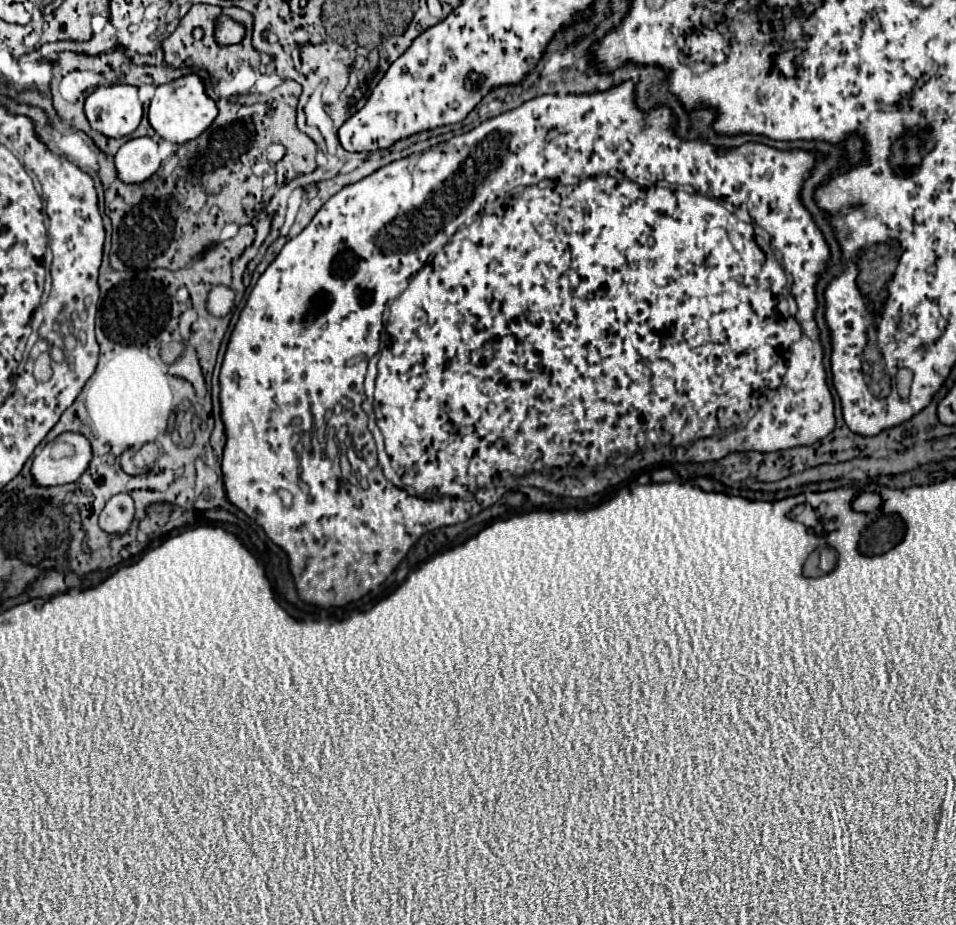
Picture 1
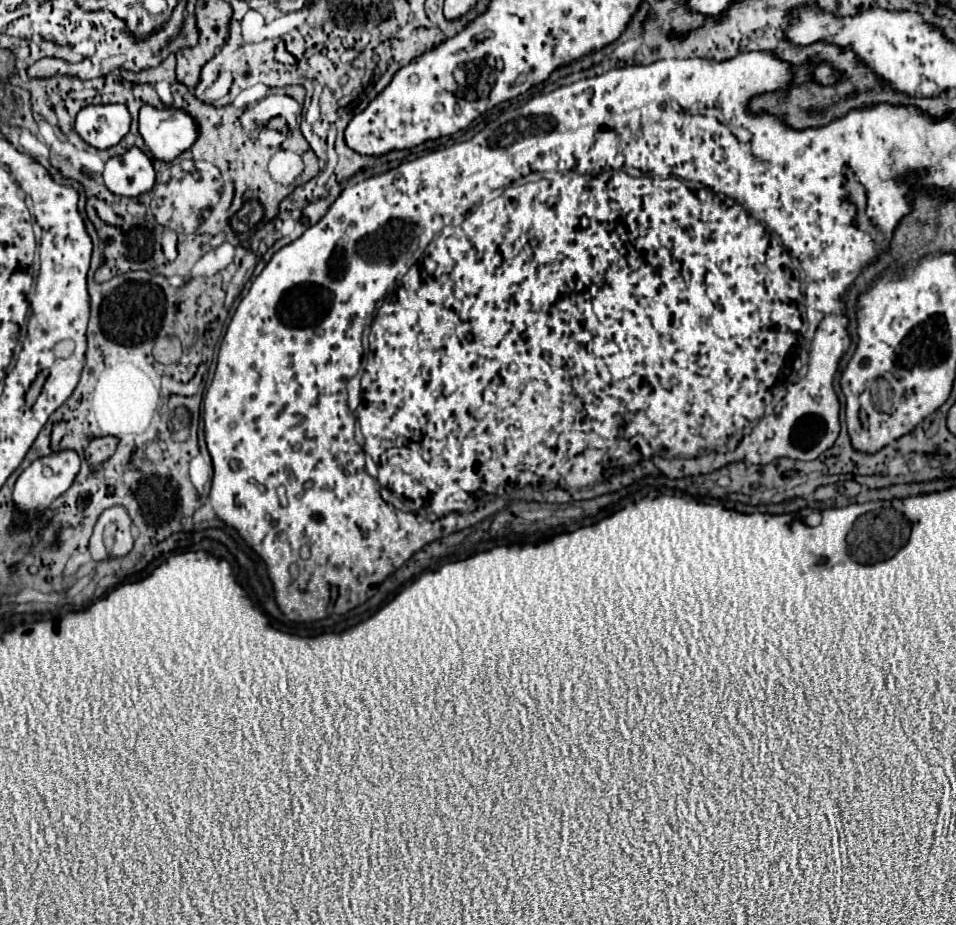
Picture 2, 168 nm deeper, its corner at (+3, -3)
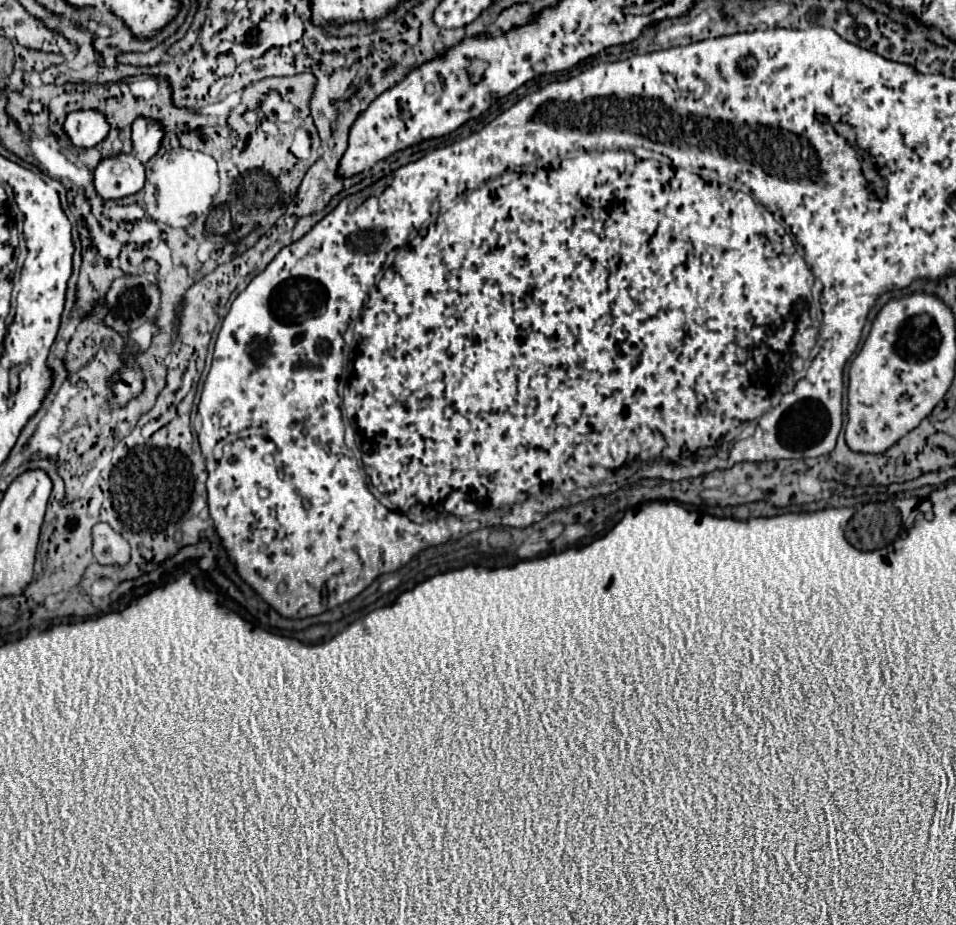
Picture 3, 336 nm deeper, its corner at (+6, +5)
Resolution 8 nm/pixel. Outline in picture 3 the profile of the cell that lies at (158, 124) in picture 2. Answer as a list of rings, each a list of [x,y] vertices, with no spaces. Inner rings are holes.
[[[137,118],[133,122],[131,142],[133,142],[133,152],[141,164],[145,164],[151,156],[157,154],[161,140],[163,140],[163,130],[157,122],[147,118]]]

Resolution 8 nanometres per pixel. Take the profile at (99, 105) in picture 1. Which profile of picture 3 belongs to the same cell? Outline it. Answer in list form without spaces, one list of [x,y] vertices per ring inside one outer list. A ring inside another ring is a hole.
[[[79,110],[71,112],[63,124],[63,130],[73,146],[93,148],[109,134],[109,124],[103,112]]]

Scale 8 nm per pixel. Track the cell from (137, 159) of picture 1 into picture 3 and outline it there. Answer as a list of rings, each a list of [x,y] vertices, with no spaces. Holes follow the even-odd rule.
[[[135,154],[105,158],[93,172],[93,184],[103,200],[119,200],[143,188],[145,168]]]

